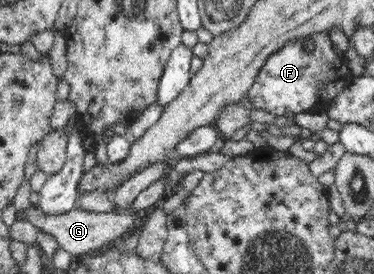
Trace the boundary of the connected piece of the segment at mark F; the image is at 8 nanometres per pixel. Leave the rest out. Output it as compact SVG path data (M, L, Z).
M313 34L312 38L315 48L311 53L303 48L303 41L295 40L267 59L248 93L254 109L265 109L277 117L306 112L315 105L331 103L351 83L352 73L343 56L334 51L329 36Z

